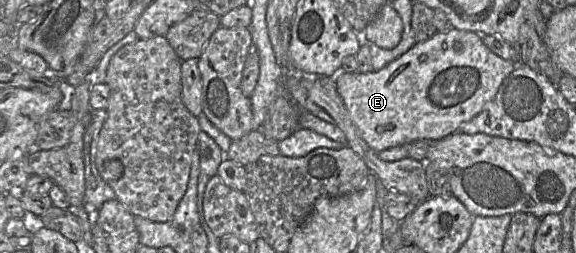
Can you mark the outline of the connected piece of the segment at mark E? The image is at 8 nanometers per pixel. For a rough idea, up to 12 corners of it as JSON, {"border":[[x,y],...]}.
{"border":[[437,31],[337,91],[376,153],[441,140],[516,64]]}

